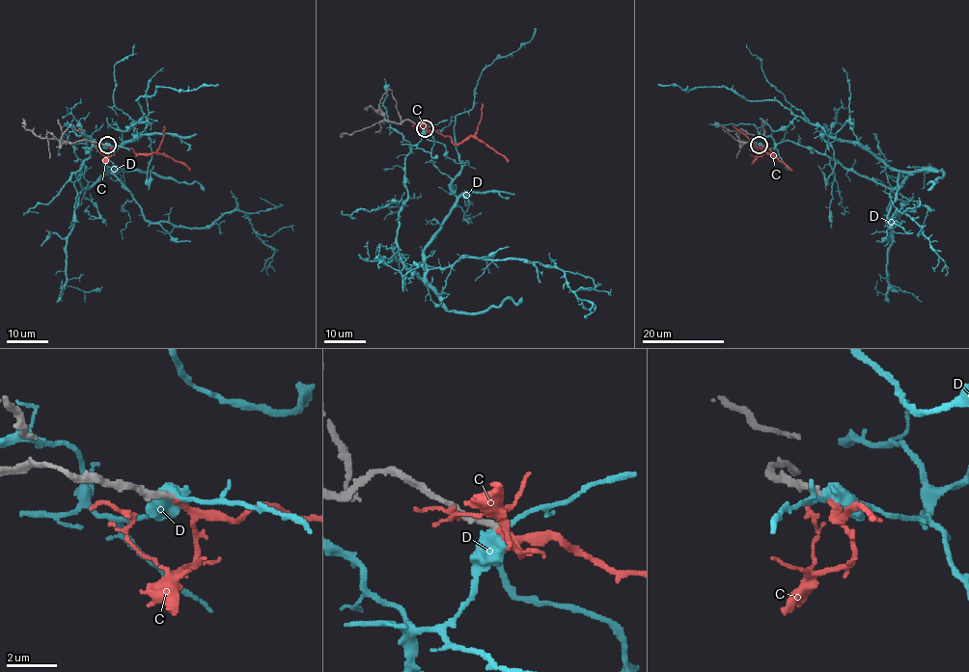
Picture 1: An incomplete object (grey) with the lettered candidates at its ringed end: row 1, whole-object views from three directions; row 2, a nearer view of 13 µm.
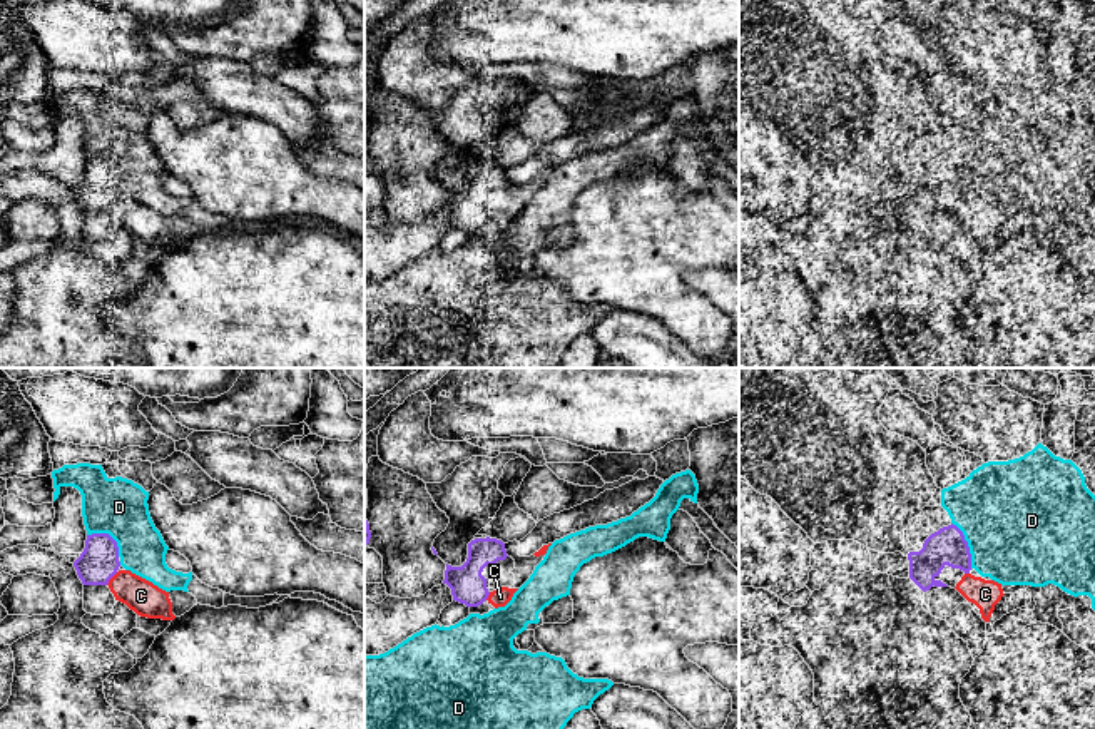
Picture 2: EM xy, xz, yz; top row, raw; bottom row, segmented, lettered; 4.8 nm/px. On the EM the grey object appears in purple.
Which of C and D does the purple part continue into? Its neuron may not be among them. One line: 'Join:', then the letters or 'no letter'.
Join: C

